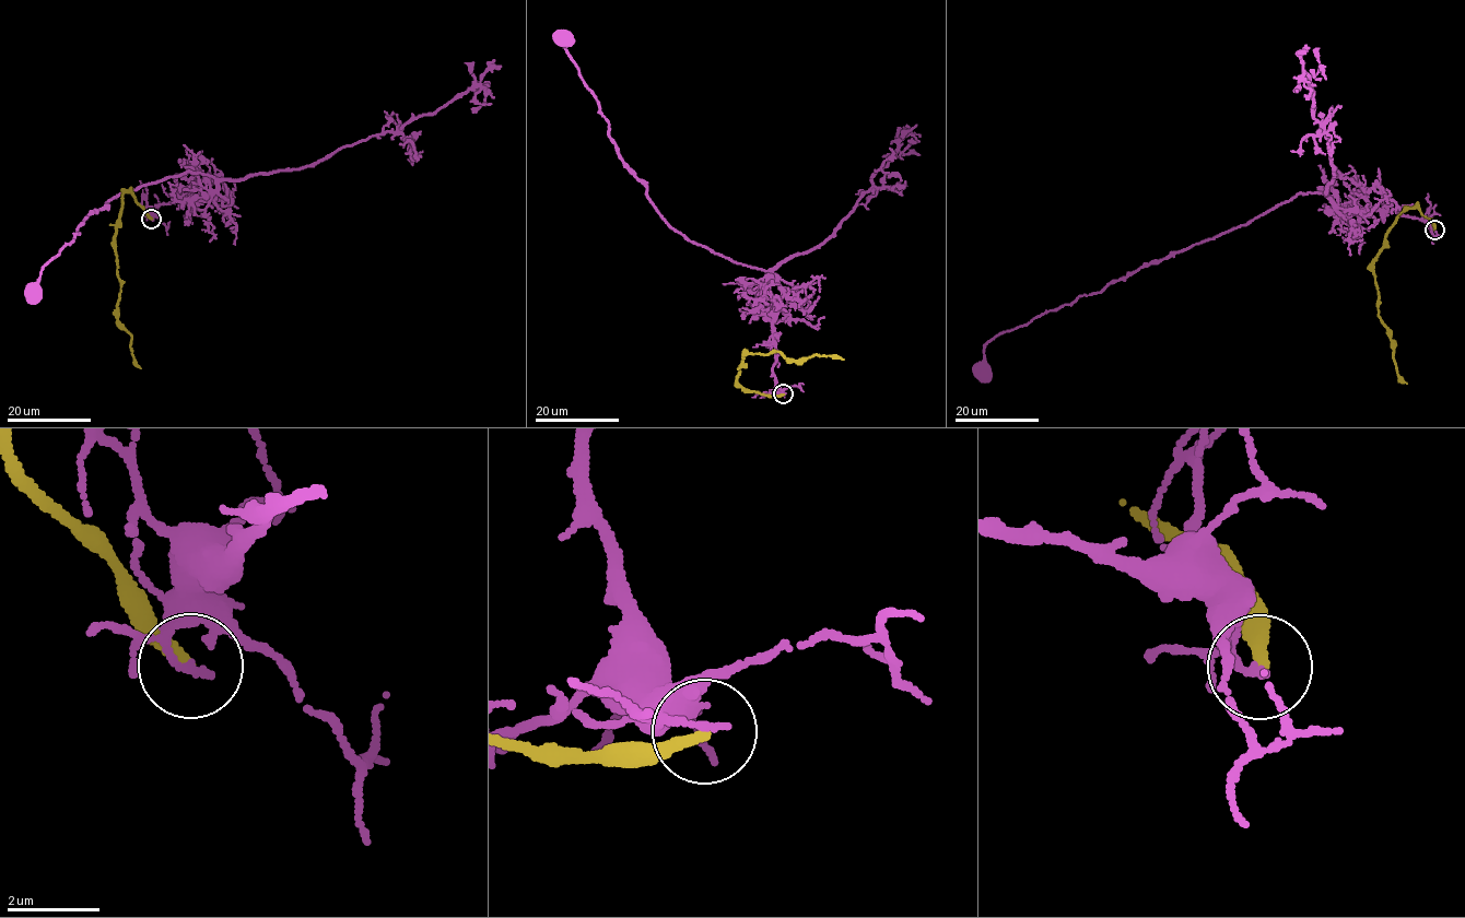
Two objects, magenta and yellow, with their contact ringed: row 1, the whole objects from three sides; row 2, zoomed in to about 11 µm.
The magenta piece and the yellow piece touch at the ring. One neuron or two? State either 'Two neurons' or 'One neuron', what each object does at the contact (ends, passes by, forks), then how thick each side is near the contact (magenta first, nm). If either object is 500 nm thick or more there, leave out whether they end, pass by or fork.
Two neurons. At the ring magenta passes by. At the ring yellow ends. Thickness 130 nm (magenta) against 280 nm

